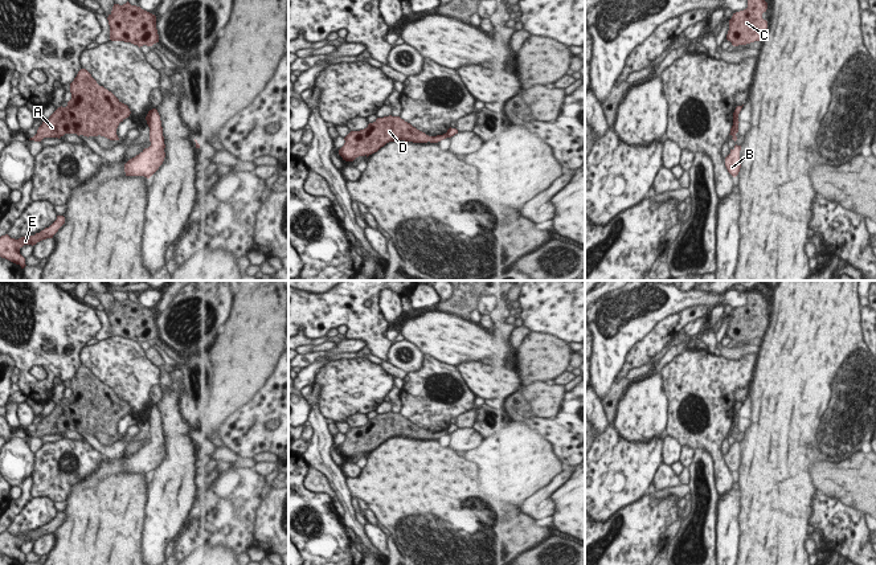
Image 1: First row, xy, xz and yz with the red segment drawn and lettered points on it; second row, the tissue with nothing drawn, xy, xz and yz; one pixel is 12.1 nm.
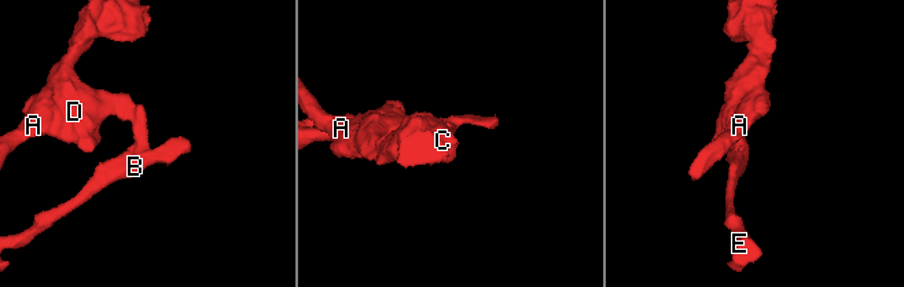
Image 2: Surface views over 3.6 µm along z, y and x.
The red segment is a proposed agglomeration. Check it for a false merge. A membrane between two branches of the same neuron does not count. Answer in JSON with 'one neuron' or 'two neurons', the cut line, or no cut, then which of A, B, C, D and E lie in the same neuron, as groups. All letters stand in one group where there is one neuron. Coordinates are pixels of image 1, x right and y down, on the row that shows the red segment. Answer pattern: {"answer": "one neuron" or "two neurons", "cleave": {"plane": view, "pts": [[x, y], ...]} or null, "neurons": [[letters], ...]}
{"answer": "two neurons", "cleave": {"plane": "xy", "pts": [[151, 110], [147, 121]]}, "neurons": [["A", "C", "D"], ["B", "E"]]}

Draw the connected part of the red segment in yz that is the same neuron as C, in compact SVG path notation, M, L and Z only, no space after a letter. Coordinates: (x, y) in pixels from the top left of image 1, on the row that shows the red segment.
M748 0L748 8L733 13L729 20L726 40L733 46L762 41L767 32L767 21L762 19L766 9L765 0Z

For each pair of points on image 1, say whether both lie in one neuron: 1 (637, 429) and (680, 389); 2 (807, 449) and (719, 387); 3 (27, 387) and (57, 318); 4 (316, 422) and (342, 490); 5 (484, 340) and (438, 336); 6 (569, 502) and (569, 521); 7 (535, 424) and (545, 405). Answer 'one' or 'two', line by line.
1: two
2: two
3: one
4: one
5: one
6: one
7: two

